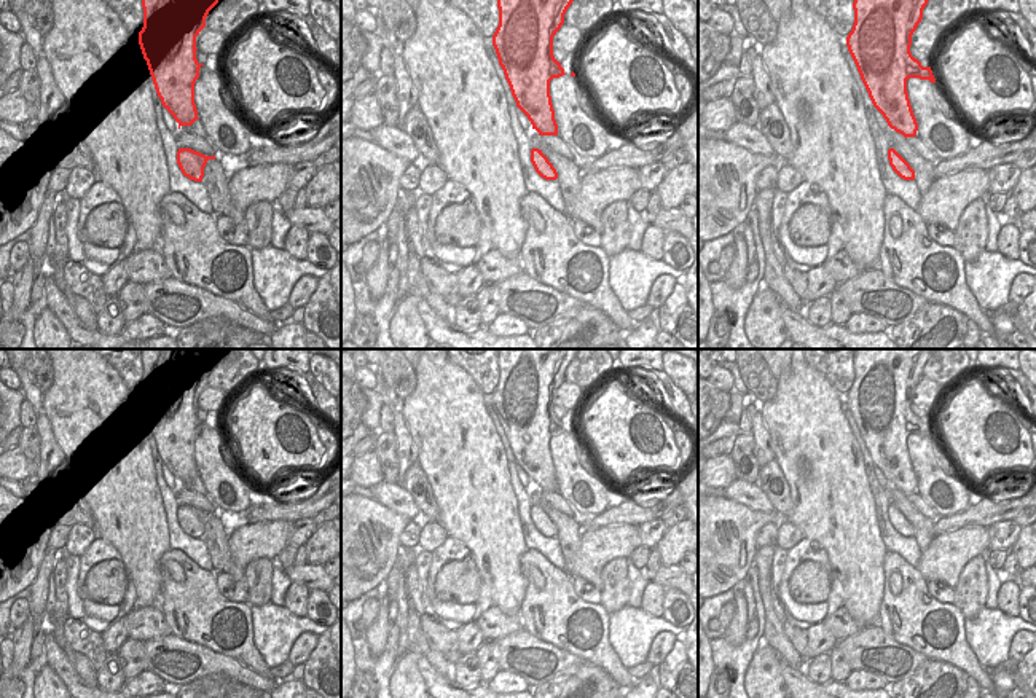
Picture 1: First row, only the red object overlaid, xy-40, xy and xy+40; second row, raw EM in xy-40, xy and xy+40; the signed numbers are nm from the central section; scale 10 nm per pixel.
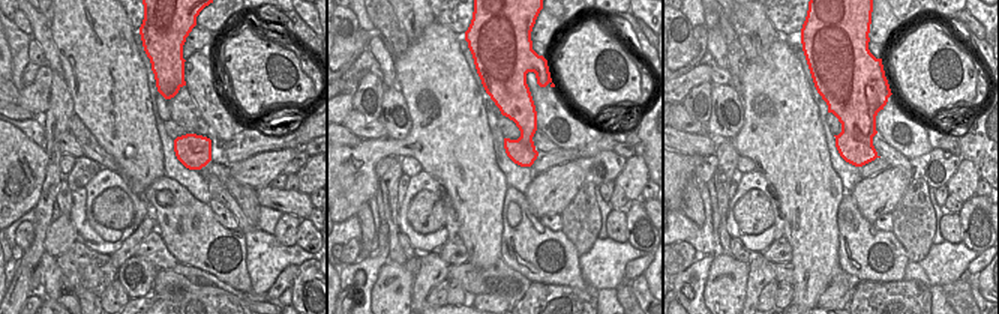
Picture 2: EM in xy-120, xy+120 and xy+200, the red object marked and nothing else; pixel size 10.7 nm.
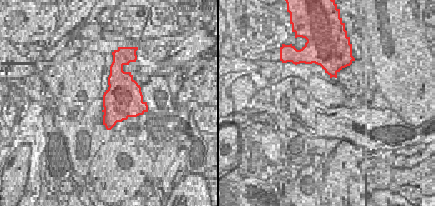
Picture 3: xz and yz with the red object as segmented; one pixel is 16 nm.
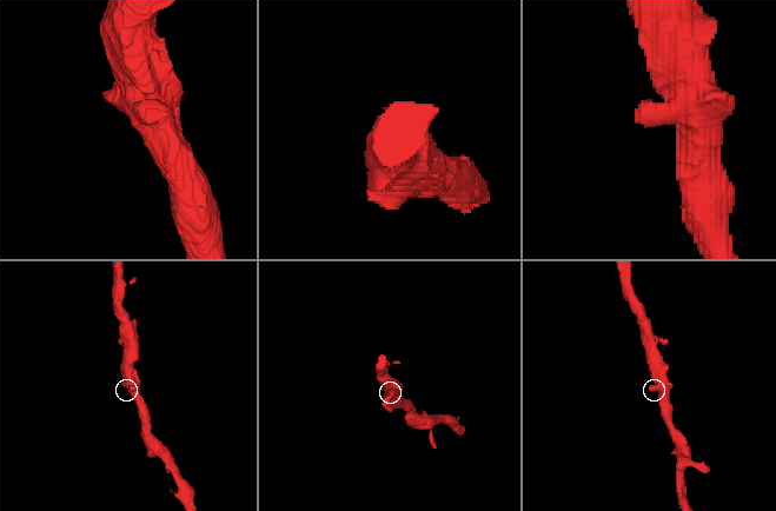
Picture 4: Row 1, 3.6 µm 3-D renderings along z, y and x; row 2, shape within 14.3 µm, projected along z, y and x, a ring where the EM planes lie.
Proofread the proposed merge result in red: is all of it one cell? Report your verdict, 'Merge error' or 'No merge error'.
No merge error.

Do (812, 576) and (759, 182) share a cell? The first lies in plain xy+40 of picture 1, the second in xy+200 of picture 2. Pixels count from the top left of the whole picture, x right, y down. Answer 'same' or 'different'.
different

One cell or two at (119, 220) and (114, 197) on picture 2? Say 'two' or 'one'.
one

